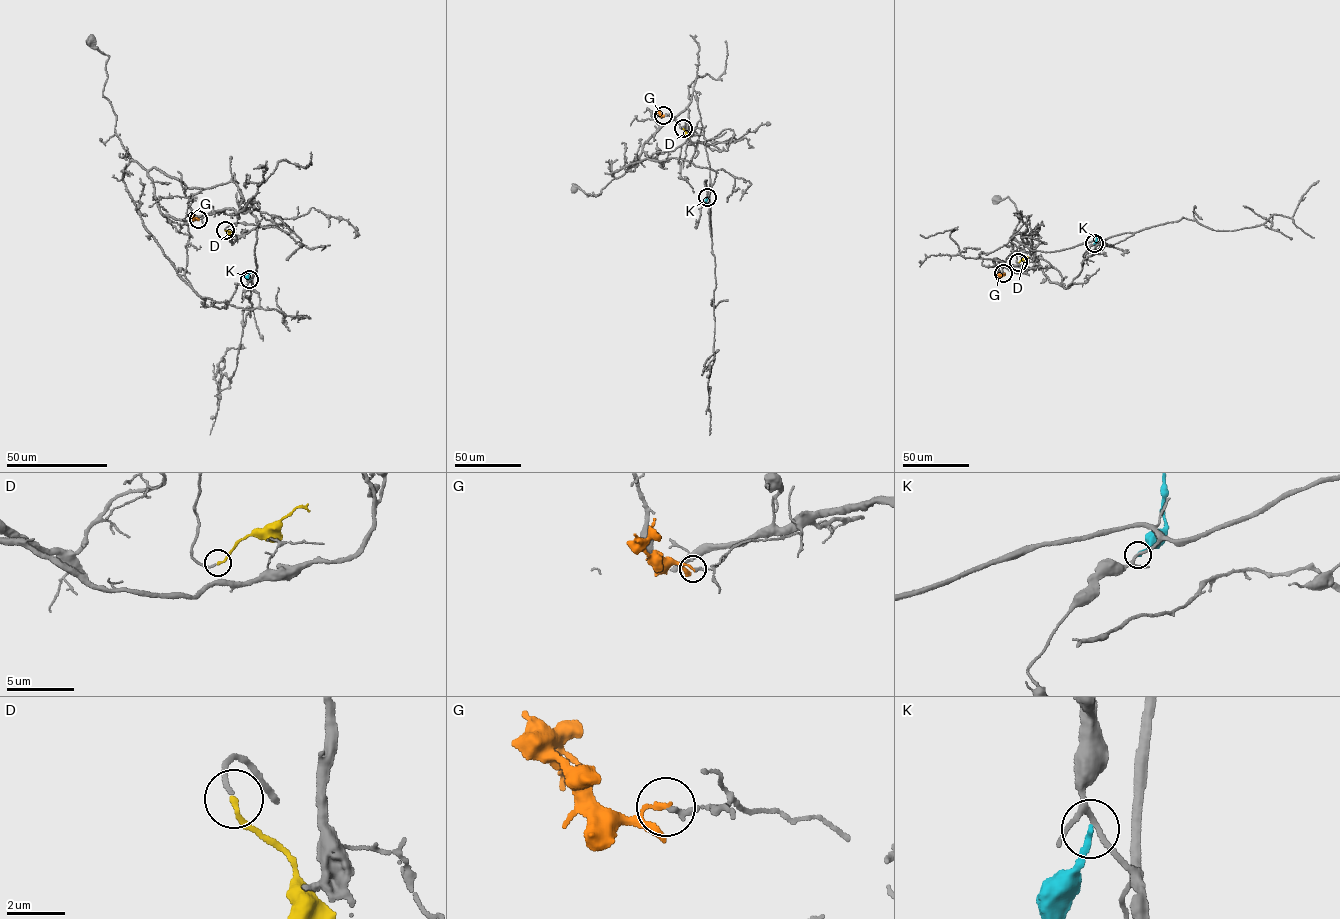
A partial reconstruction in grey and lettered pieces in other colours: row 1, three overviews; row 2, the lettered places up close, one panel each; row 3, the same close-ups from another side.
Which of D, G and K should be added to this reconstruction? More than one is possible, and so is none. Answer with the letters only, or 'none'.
D

